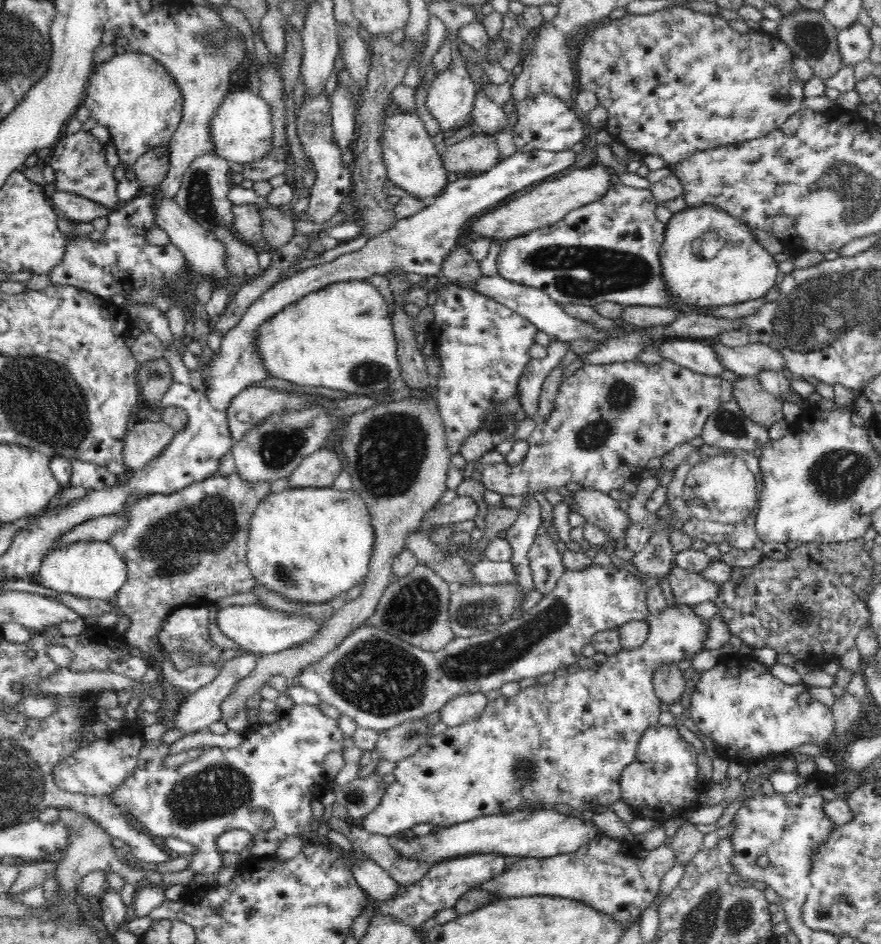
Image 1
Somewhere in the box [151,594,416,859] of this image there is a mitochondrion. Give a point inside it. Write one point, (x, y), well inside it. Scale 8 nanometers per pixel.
(217, 790)

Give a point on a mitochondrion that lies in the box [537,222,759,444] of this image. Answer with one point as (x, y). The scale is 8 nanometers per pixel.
(705, 247)

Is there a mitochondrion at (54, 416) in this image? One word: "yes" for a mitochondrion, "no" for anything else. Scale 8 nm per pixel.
yes

